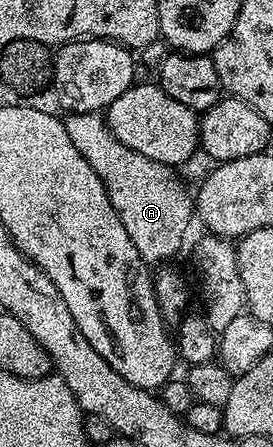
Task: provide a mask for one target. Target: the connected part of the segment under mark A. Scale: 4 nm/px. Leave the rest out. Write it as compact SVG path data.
M99 112L71 113L64 119L64 128L78 153L86 158L90 167L98 173L99 179L108 191L111 204L118 213L119 220L122 221L130 241L134 243L134 247L138 249L144 261L154 263L172 256L181 247L190 221L194 219L193 198L182 187L175 176L176 173L164 163L150 161L142 153L136 153L129 146L123 145L122 141L114 137L112 130L108 128L107 120Z

